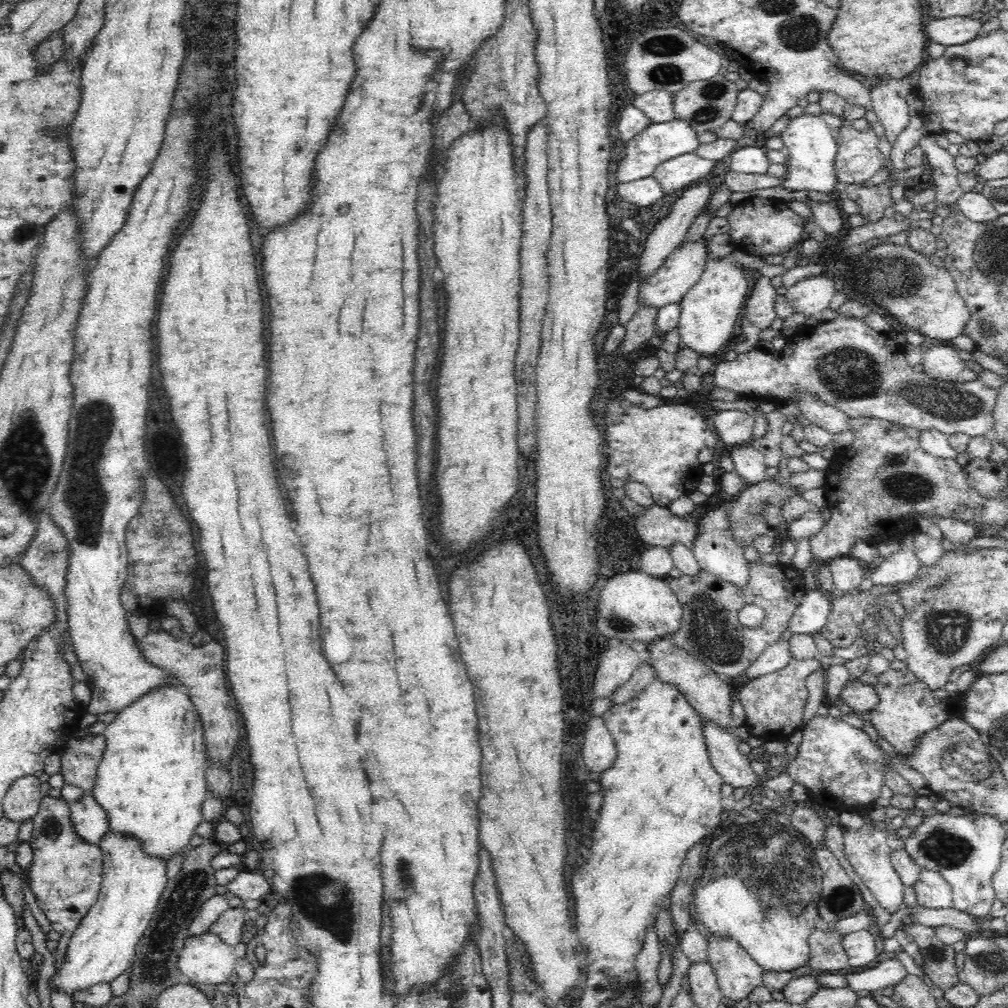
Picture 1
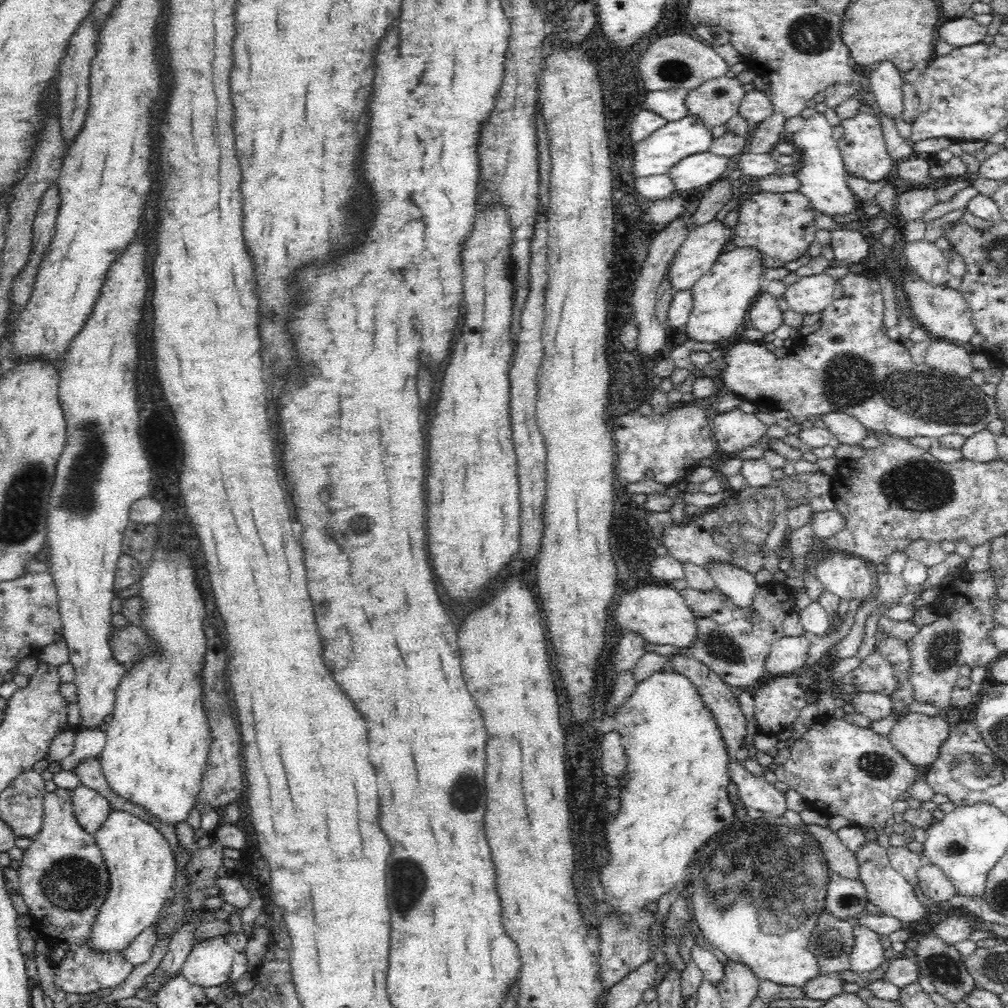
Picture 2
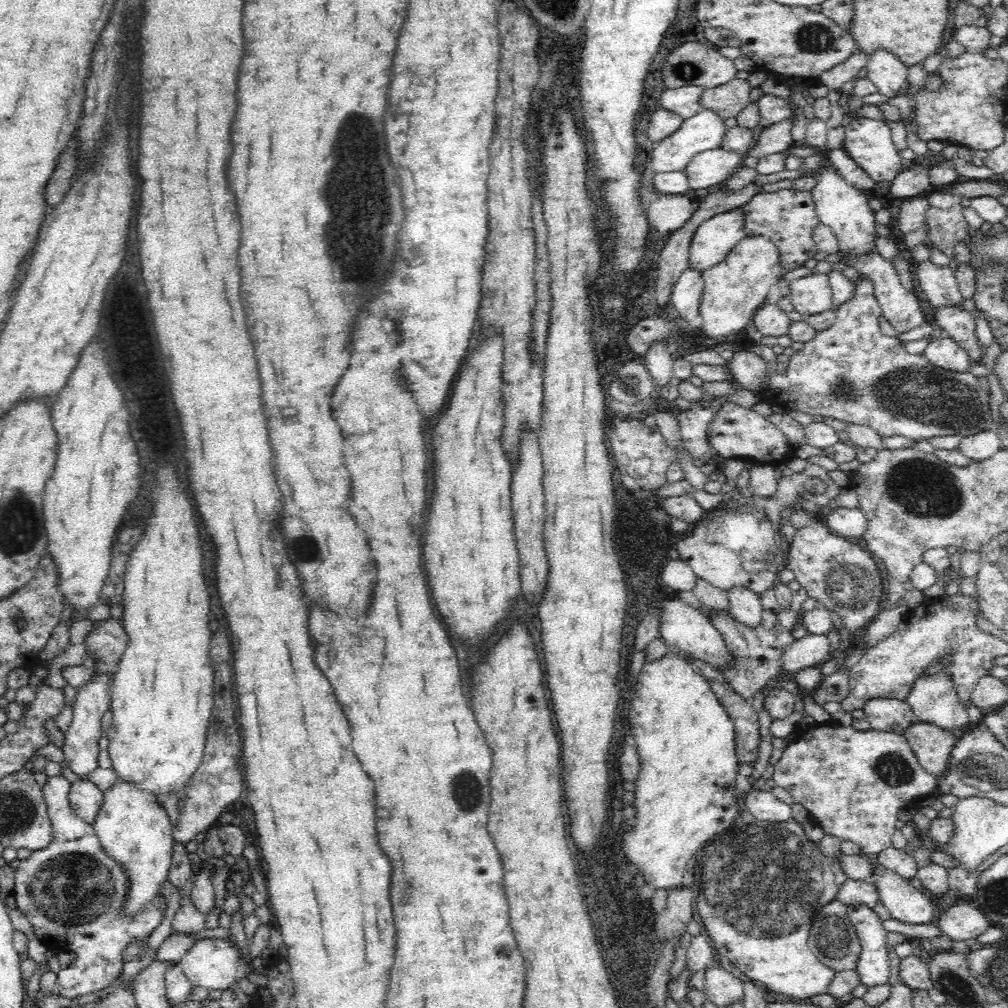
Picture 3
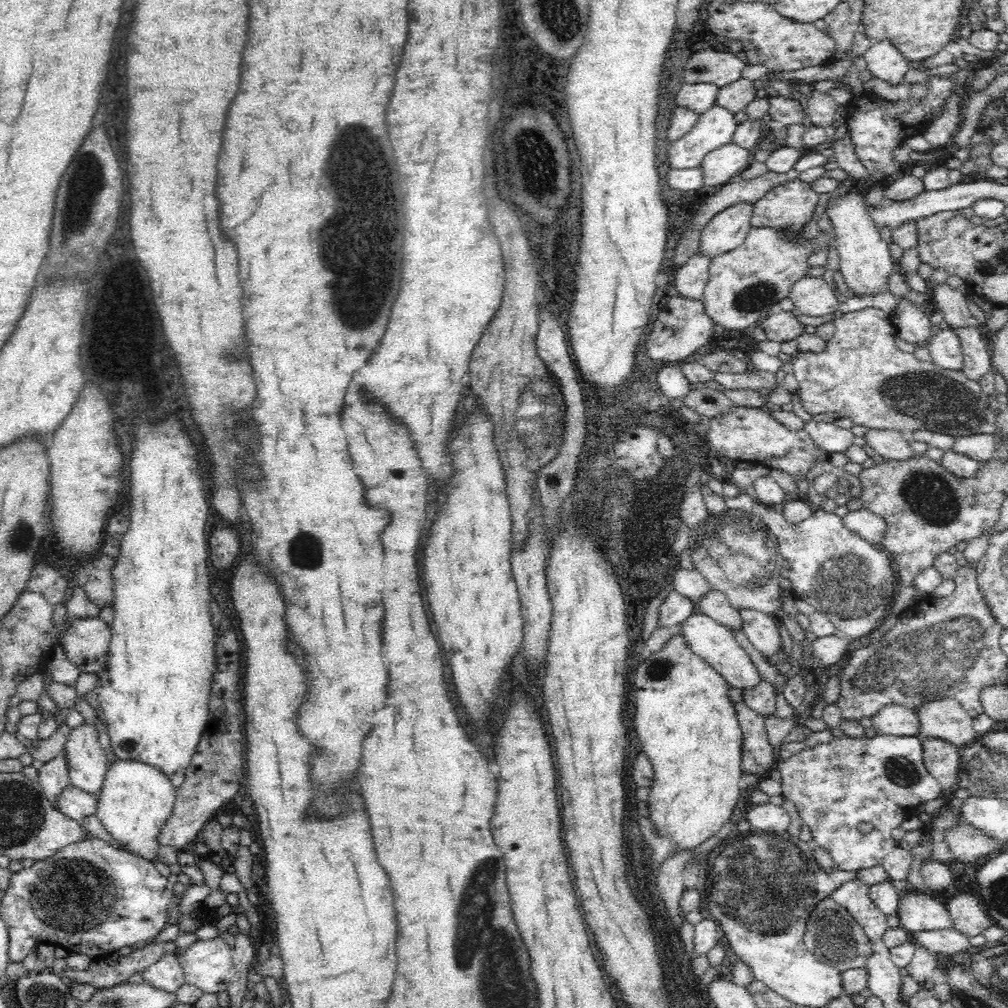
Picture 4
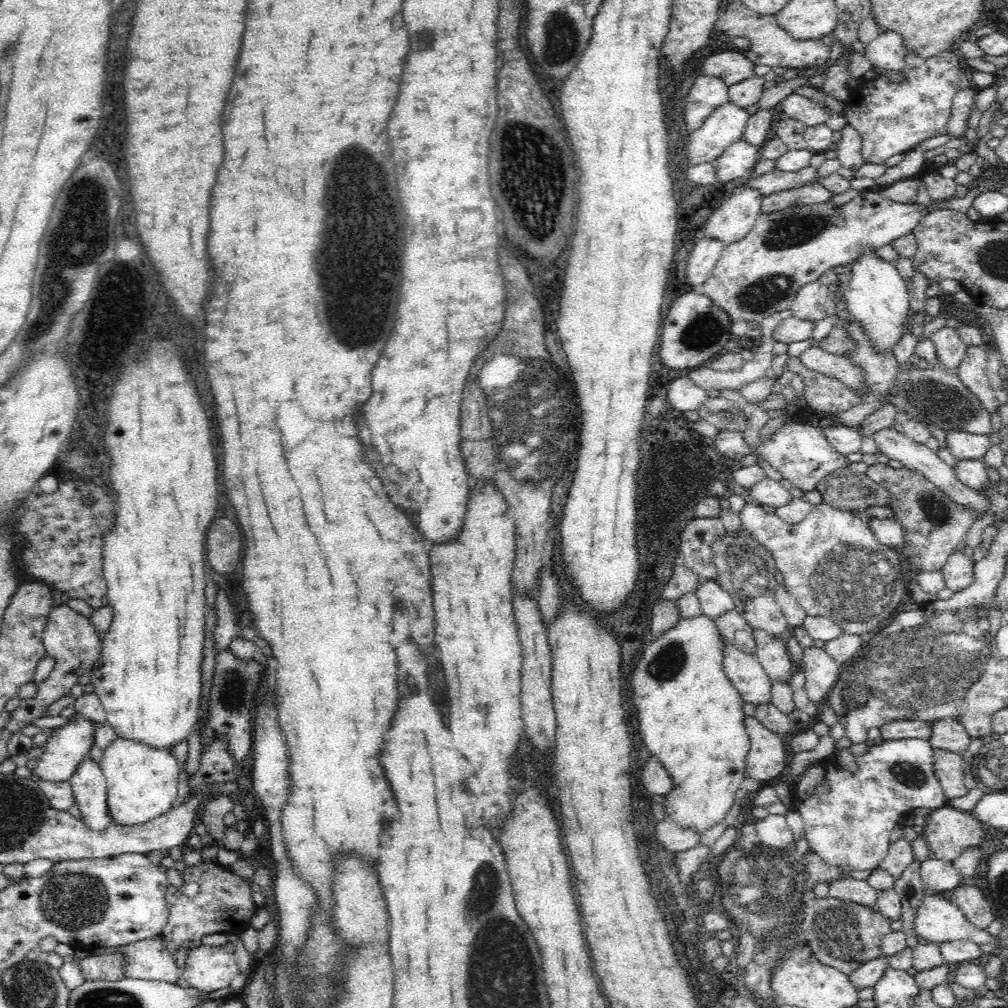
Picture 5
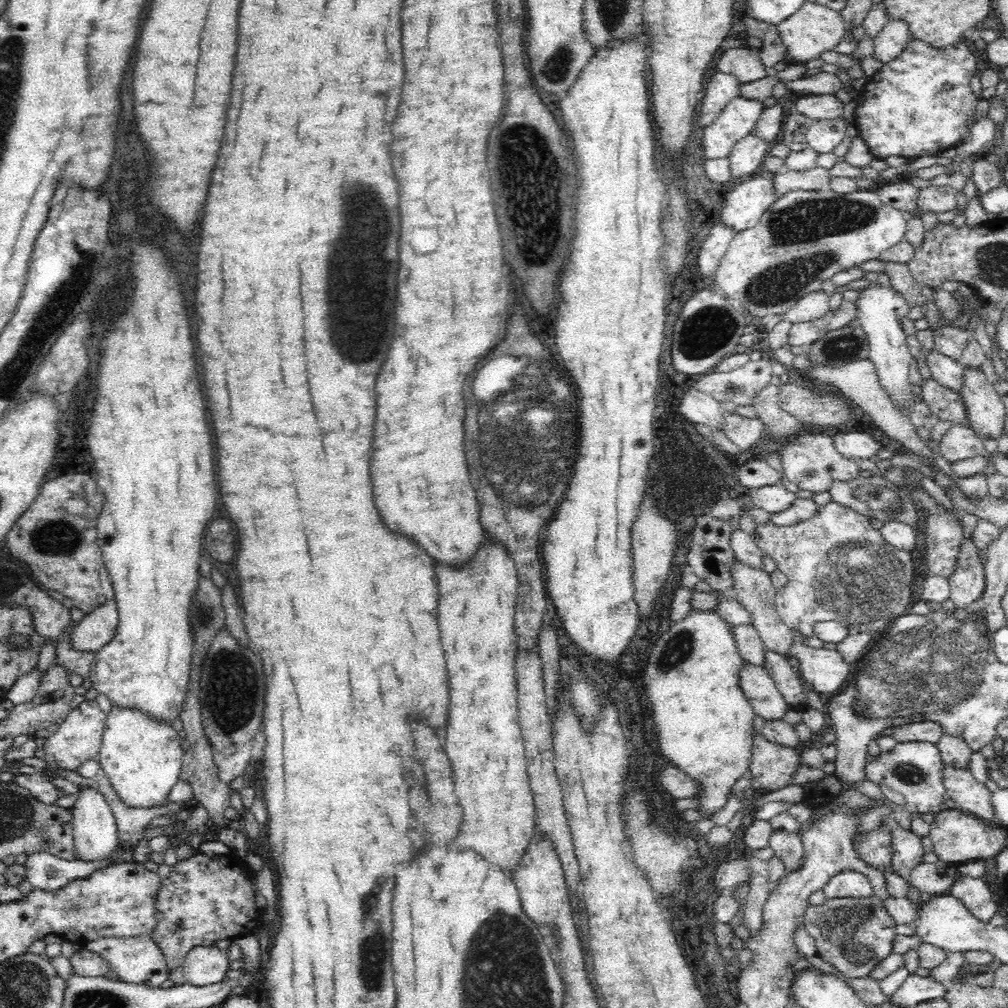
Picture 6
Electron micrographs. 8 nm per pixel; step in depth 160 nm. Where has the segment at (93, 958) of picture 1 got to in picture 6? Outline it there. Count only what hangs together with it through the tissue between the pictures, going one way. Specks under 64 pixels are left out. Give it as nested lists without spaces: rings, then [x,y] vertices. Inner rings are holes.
[[[112,706],[107,714],[106,726],[101,740],[101,748],[96,756],[100,763],[100,771],[106,774],[109,784],[116,791],[120,800],[130,808],[154,808],[167,802],[168,794],[172,786],[178,782],[183,756],[185,755],[180,747],[182,744],[178,731],[175,731],[171,724],[163,722],[163,719],[151,718],[151,715],[144,714],[143,710],[137,708]]]

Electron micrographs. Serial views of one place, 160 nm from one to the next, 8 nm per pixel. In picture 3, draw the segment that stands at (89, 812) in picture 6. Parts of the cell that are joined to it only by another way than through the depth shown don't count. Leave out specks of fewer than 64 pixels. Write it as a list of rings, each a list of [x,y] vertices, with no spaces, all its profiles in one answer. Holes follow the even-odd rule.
[[[87,664],[87,666],[96,671],[96,676],[88,684],[77,688],[76,700],[73,703],[73,719],[68,730],[65,730],[66,738],[62,746],[68,768],[80,779],[87,779],[90,772],[98,767],[99,740],[103,732],[100,720],[104,713],[108,712],[110,702],[108,696],[110,674],[99,672],[96,665]]]

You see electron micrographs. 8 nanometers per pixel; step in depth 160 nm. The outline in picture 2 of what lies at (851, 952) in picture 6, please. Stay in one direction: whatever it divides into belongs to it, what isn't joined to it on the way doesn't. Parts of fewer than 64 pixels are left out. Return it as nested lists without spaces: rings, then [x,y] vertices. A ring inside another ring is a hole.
[[[830,910],[818,916],[807,948],[817,958],[824,975],[851,970],[849,956],[855,943],[853,930],[853,920],[836,918]]]

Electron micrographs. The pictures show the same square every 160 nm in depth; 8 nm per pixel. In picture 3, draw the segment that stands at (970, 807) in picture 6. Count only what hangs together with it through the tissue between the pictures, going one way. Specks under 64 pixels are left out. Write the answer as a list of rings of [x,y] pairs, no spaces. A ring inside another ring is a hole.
[[[917,720],[903,730],[917,761],[936,777],[946,772],[951,750],[958,739],[957,735],[940,727]]]

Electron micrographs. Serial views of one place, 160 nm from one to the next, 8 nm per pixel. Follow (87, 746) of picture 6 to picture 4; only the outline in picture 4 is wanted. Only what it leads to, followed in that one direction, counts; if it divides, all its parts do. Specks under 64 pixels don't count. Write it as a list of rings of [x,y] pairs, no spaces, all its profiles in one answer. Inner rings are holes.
[[[58,754],[56,758],[44,762],[44,765],[37,770],[38,782],[42,785],[44,796],[54,807],[60,792],[71,783],[68,767],[66,754]]]

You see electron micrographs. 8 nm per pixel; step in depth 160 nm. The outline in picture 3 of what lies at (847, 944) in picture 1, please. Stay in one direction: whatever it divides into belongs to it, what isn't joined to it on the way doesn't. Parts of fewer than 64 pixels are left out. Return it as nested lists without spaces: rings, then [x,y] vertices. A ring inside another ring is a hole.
[[[847,906],[847,913],[859,936],[861,953],[855,971],[862,984],[878,986],[888,984],[890,958],[888,957],[887,930],[870,906]]]

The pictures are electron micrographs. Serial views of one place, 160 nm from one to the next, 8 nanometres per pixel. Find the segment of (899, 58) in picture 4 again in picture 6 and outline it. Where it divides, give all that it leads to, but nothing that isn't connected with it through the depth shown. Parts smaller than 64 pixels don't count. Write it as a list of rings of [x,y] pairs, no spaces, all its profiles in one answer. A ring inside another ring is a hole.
[[[889,19],[886,26],[873,38],[874,59],[882,63],[898,58],[911,39],[907,22]]]

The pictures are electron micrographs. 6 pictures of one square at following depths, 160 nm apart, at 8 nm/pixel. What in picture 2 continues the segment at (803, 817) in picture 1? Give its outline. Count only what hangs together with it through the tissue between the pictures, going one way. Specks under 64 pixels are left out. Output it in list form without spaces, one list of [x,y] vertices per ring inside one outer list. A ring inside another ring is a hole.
[[[806,824],[804,827],[811,834],[823,850],[827,865],[835,873],[856,880],[859,878],[858,863],[855,853],[839,839],[830,827],[818,826],[818,824]]]

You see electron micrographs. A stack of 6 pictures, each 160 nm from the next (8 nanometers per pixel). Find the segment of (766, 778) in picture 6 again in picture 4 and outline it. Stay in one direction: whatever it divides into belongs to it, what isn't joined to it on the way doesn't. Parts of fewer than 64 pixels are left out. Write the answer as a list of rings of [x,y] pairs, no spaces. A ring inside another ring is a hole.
[[[734,701],[733,706],[743,732],[741,769],[744,774],[764,774],[775,766],[776,762],[774,748],[768,744],[764,715],[752,710],[745,702]]]

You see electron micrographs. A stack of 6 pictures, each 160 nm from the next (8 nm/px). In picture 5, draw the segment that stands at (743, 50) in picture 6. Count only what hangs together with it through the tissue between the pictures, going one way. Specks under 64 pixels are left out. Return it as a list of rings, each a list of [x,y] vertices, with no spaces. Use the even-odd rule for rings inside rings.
[[[726,50],[708,56],[702,62],[699,73],[703,76],[720,78],[730,88],[754,76],[755,68],[756,65],[743,54],[743,51]]]

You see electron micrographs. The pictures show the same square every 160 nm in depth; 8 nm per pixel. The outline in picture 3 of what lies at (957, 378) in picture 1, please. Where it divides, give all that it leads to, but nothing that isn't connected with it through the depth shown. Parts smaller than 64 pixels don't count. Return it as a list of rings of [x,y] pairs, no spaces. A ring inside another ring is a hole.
[[[945,335],[935,339],[930,338],[923,355],[932,364],[954,372],[968,373],[971,366],[968,352],[965,352],[953,338]]]

